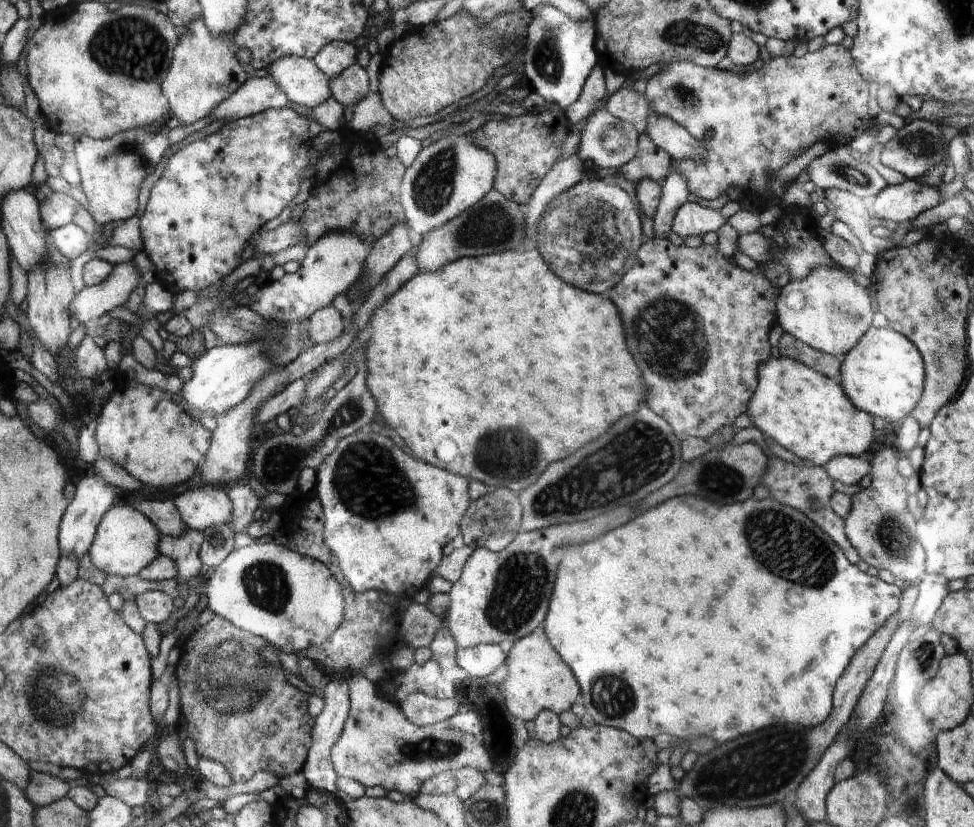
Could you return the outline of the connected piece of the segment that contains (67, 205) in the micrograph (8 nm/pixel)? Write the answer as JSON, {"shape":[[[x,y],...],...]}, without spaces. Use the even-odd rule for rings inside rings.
{"shape":[[[53,192],[49,197],[40,201],[39,210],[42,214],[43,226],[55,229],[72,223],[80,204],[66,193]]]}

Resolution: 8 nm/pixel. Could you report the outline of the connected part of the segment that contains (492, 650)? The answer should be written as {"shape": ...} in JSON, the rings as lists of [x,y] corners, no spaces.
{"shape":[[[496,643],[458,649],[455,655],[457,665],[464,668],[468,677],[473,679],[492,674],[496,666],[507,660],[507,656]]]}

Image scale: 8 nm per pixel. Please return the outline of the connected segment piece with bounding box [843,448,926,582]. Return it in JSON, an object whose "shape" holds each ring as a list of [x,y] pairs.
{"shape":[[[892,448],[870,454],[869,479],[862,484],[858,493],[850,496],[851,509],[843,519],[845,535],[868,566],[888,568],[896,578],[904,582],[920,582],[926,572],[925,550],[915,533],[917,521],[907,508],[907,479],[896,469],[899,455]]]}

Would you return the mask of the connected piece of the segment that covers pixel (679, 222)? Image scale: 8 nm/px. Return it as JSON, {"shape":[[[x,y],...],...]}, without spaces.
{"shape":[[[686,202],[676,213],[672,231],[682,238],[687,236],[702,236],[710,231],[716,232],[727,222],[718,209],[701,206],[697,202]]]}

